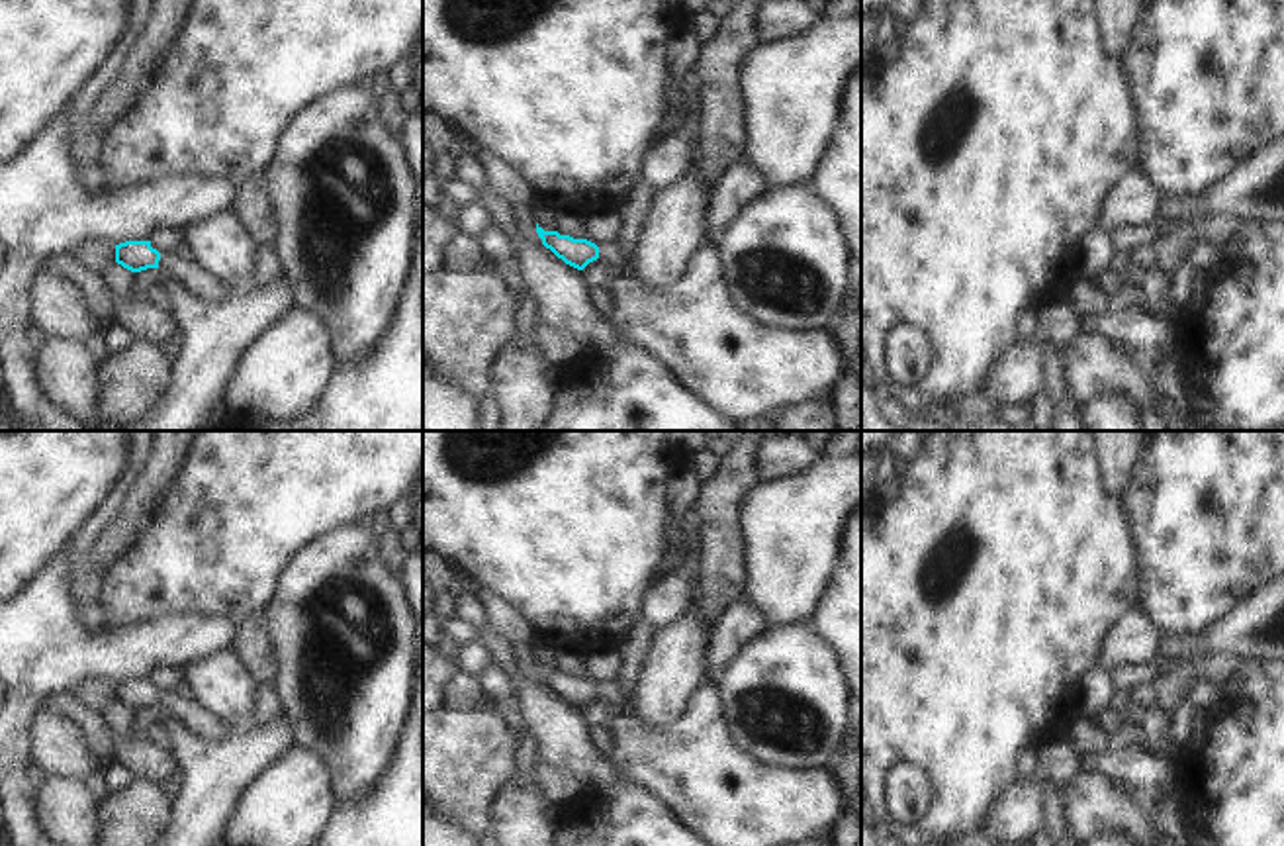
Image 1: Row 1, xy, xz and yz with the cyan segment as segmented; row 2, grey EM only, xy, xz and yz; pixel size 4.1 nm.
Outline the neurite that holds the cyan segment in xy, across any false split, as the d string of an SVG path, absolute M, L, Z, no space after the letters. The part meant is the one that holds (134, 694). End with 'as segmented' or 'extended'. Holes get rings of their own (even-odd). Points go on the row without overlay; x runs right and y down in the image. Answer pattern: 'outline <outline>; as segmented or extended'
outline M125 680L115 683L115 701L131 711L157 707L182 719L198 736L207 740L225 740L233 730L209 713L198 699L186 699L178 691L160 693L151 680Z; extended

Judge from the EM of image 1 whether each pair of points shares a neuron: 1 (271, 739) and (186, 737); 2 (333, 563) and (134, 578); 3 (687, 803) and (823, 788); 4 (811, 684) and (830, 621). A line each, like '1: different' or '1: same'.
1: same
2: different
3: same
4: different

